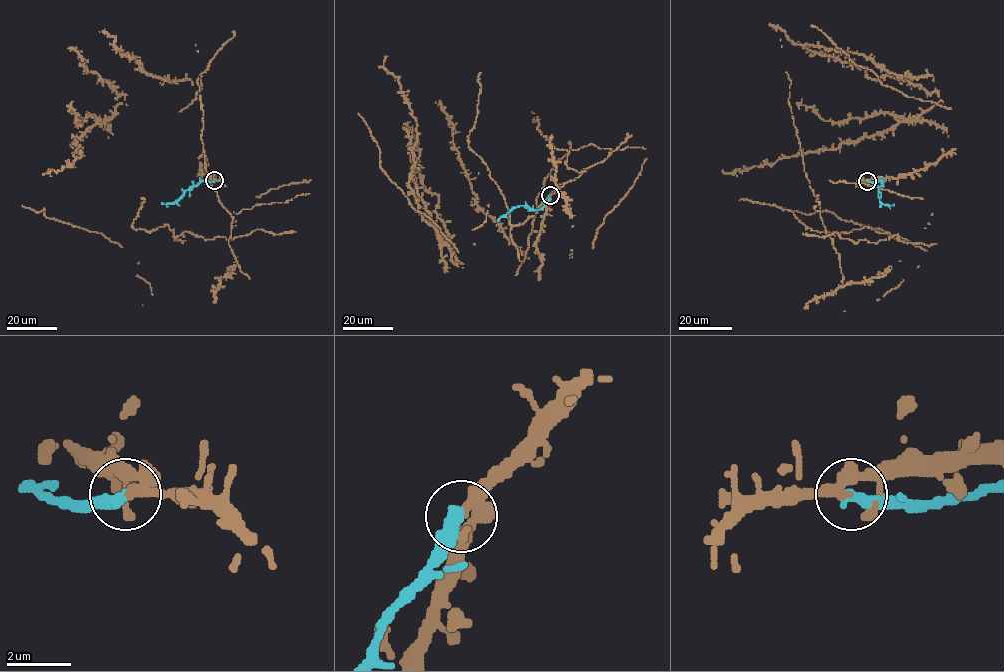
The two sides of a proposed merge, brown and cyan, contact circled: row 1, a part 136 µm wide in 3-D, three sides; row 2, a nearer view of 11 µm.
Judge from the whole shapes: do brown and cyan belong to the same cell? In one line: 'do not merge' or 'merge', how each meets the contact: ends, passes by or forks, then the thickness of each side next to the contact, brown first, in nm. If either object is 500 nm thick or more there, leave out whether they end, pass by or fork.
do not merge; brown passes by; cyan ends there; 260 nm thick on the brown side, 420 nm on the other

